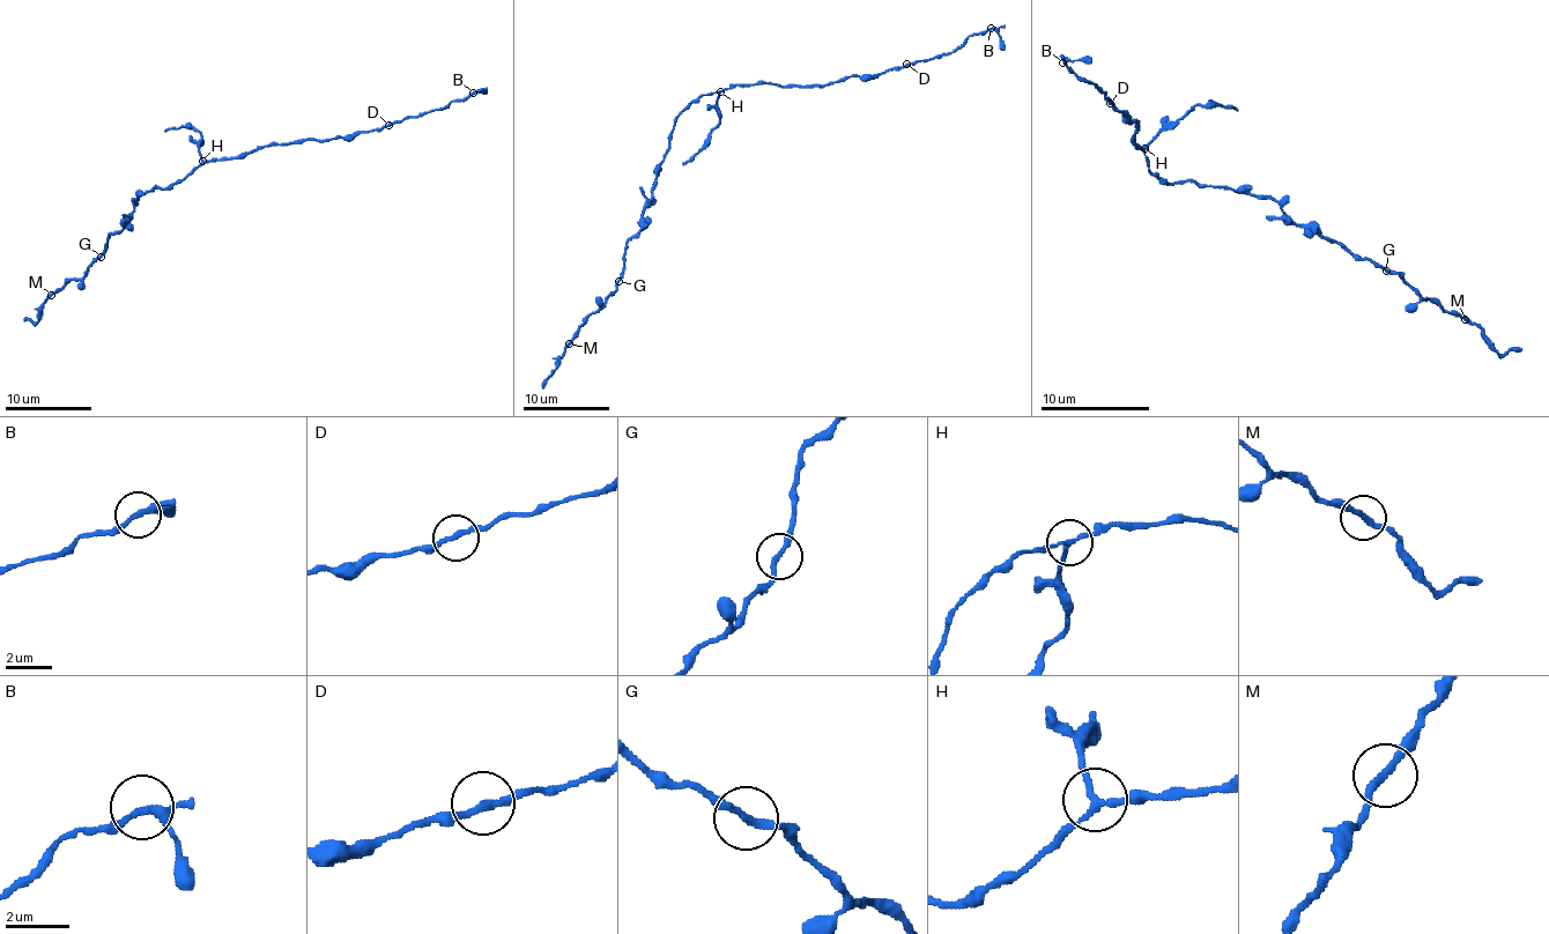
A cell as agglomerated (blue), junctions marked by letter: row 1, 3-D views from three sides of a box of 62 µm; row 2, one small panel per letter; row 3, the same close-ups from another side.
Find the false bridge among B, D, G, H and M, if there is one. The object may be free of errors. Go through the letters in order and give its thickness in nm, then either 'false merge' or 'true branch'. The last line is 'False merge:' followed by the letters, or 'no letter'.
B: 200 nm | true branch
D: 220 nm | true branch
G: 220 nm | true branch
H: 190 nm | false merge
M: 240 nm | true branch
False merge: H

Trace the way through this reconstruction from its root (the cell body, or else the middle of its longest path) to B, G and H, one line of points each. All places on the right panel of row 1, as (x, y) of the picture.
B: (1164, 183), (1148, 169), (1144, 153), (1134, 145), (1136, 123), (1128, 123), (1096, 84), (1082, 81), (1062, 62)
G: (1164, 183), (1192, 179), (1274, 199), (1296, 223), (1306, 223), (1386, 271)
H: (1164, 183), (1148, 169), (1144, 147)

